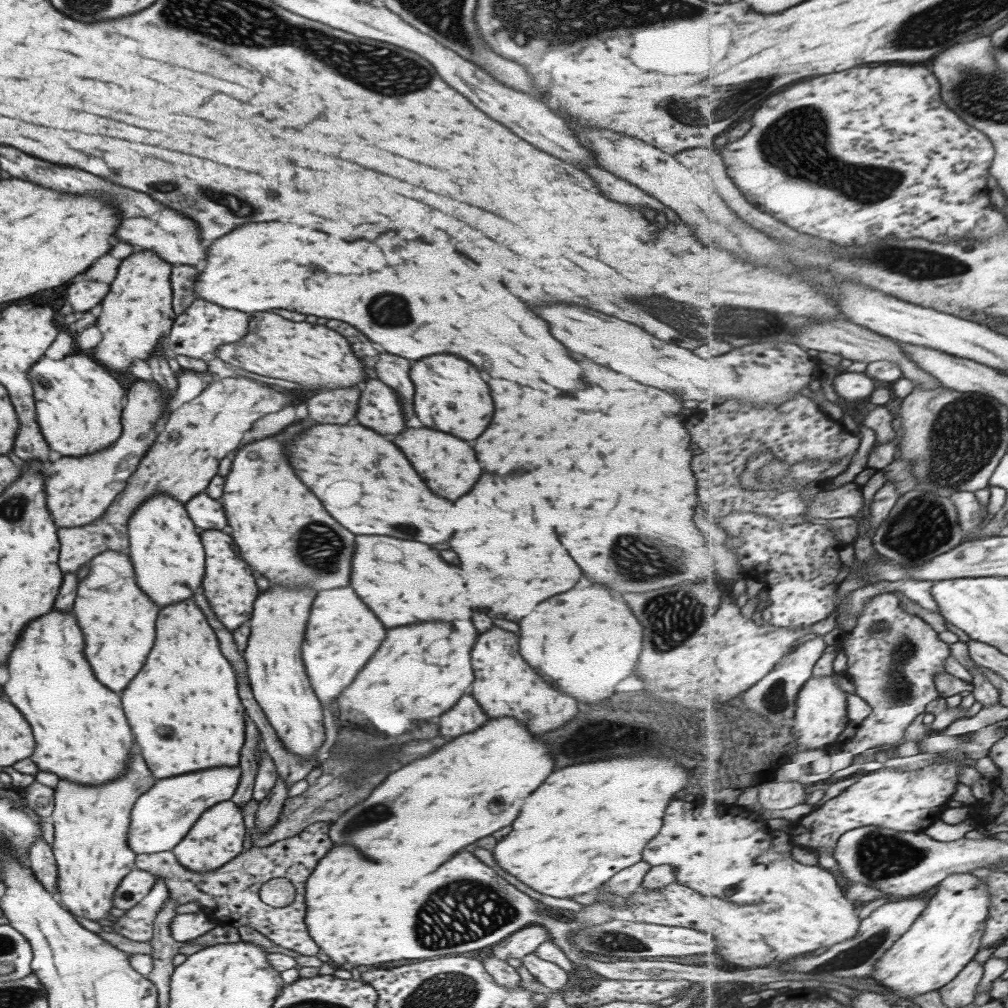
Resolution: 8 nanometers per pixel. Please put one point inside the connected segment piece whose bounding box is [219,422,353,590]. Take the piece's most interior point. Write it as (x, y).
(280, 529)

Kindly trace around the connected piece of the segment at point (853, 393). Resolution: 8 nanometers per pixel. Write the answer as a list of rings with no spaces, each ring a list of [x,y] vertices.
[[[844,372],[837,374],[833,382],[835,382],[835,390],[841,394],[841,397],[849,398],[851,400],[849,403],[854,403],[855,406],[859,401],[869,400],[873,390],[878,386],[877,380],[866,373]]]

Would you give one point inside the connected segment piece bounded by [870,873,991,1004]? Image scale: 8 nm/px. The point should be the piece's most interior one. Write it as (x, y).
(939, 945)

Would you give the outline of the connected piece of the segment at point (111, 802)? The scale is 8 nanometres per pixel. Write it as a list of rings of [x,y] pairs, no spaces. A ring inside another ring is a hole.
[[[133,752],[129,756],[127,770],[121,778],[104,782],[100,785],[82,785],[59,779],[52,791],[53,806],[51,811],[51,826],[54,835],[52,853],[57,867],[57,899],[59,904],[75,918],[85,918],[95,922],[105,923],[106,916],[113,904],[113,892],[126,876],[134,868],[135,854],[127,844],[127,829],[130,821],[130,812],[135,800],[141,793],[147,792],[155,784],[155,778],[147,770],[145,762],[141,760],[139,752]]]

